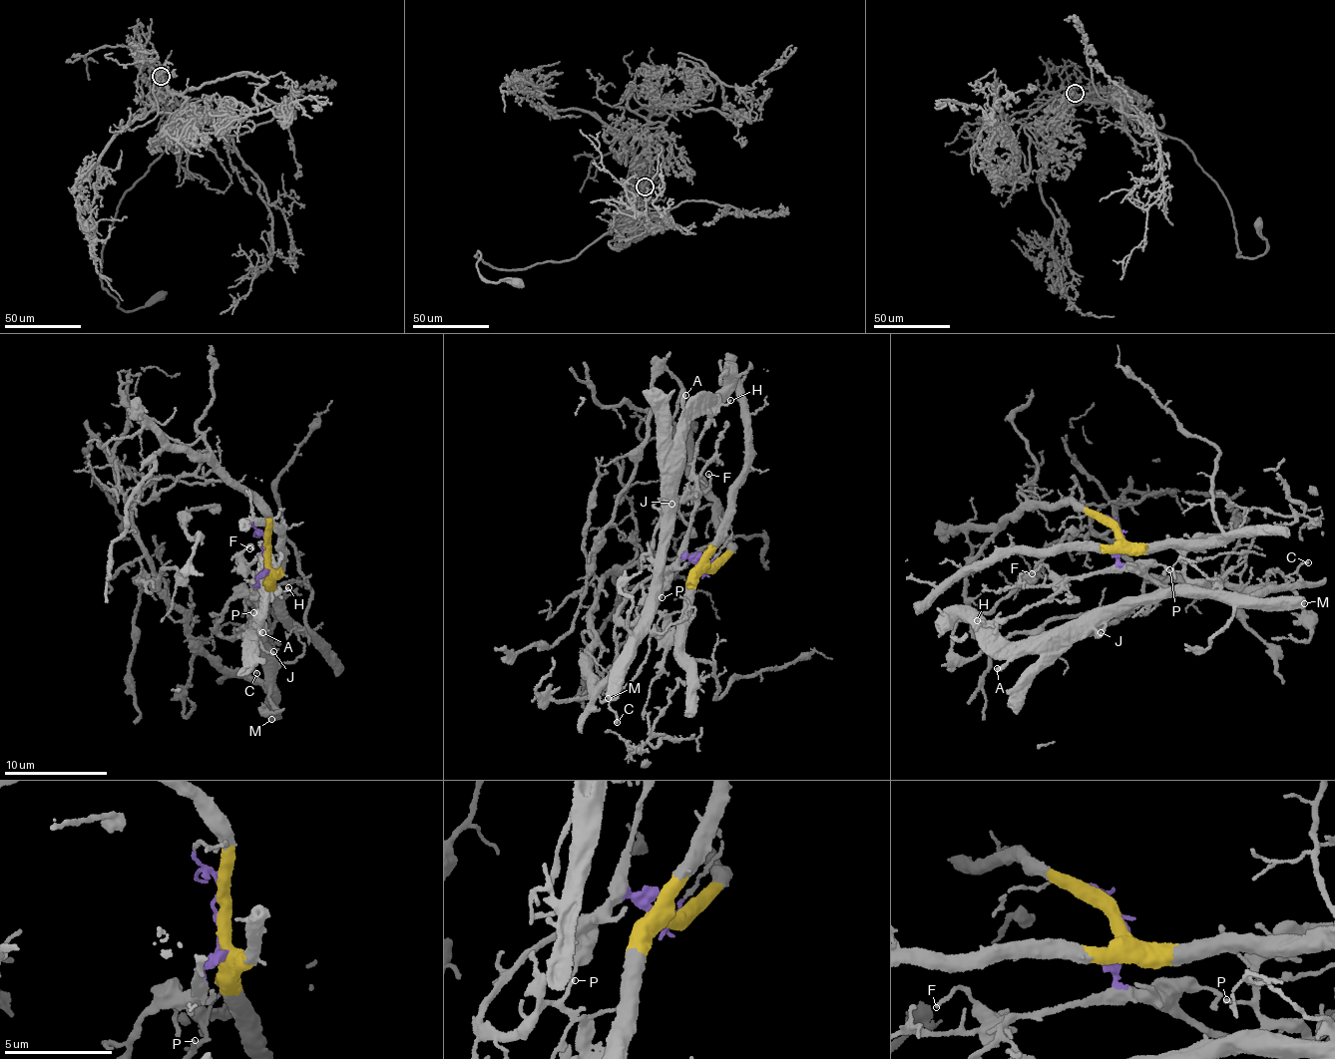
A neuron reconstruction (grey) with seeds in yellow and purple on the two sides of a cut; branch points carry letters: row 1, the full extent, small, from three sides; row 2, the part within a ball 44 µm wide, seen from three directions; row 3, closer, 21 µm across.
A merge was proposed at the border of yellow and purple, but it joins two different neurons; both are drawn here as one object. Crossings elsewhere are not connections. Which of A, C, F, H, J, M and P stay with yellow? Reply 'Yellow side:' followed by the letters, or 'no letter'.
Yellow side: no letter

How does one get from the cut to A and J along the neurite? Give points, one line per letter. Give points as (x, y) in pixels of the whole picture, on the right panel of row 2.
A: (1116, 532), (1121, 548), (1114, 566), (1073, 577), (1005, 620), (997, 628), (1006, 664), (996, 669)
J: (1116, 532), (1122, 563), (1174, 588), (1207, 586), (1198, 580), (1133, 605), (1095, 632), (1101, 631)

